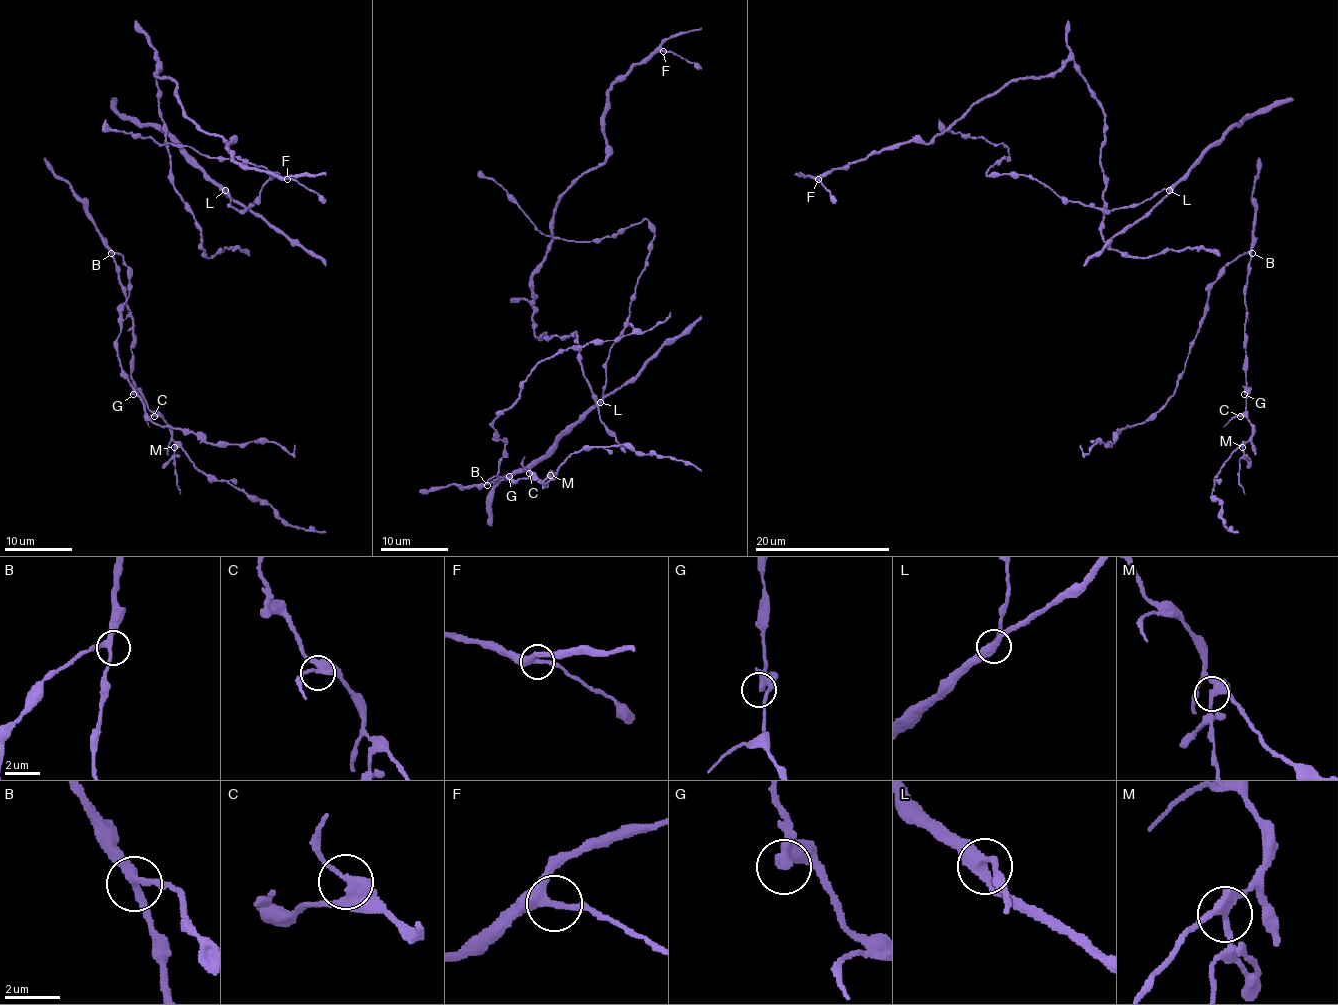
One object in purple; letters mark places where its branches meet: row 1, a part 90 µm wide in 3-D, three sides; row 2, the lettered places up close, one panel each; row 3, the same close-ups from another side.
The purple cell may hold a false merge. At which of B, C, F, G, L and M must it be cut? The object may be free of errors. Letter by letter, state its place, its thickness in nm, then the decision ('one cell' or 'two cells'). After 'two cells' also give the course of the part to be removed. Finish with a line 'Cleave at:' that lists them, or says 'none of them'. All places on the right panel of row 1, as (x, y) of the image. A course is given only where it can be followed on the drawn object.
B: (1252, 253) | 280 nm | one cell
C: (1240, 416) | 320 nm | one cell
F: (818, 179) | 300 nm | one cell
G: (1244, 394) | 280 nm | one cell
L: (1169, 190) | 340 nm | one cell
M: (1242, 447) | 300 nm | two cells | (1242, 446), (1244, 457), (1239, 462), (1239, 484), (1245, 494)
Cleave at: M

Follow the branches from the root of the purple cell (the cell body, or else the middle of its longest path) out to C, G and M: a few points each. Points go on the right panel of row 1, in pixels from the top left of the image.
C: (1232, 260), (1244, 253), (1250, 255), (1245, 287), (1247, 397), (1245, 411), (1240, 416)
G: (1232, 260), (1244, 253), (1250, 255), (1245, 287), (1244, 394)
M: (1232, 260), (1244, 253), (1250, 255), (1245, 287), (1245, 416), (1252, 426), (1252, 436), (1242, 446)

